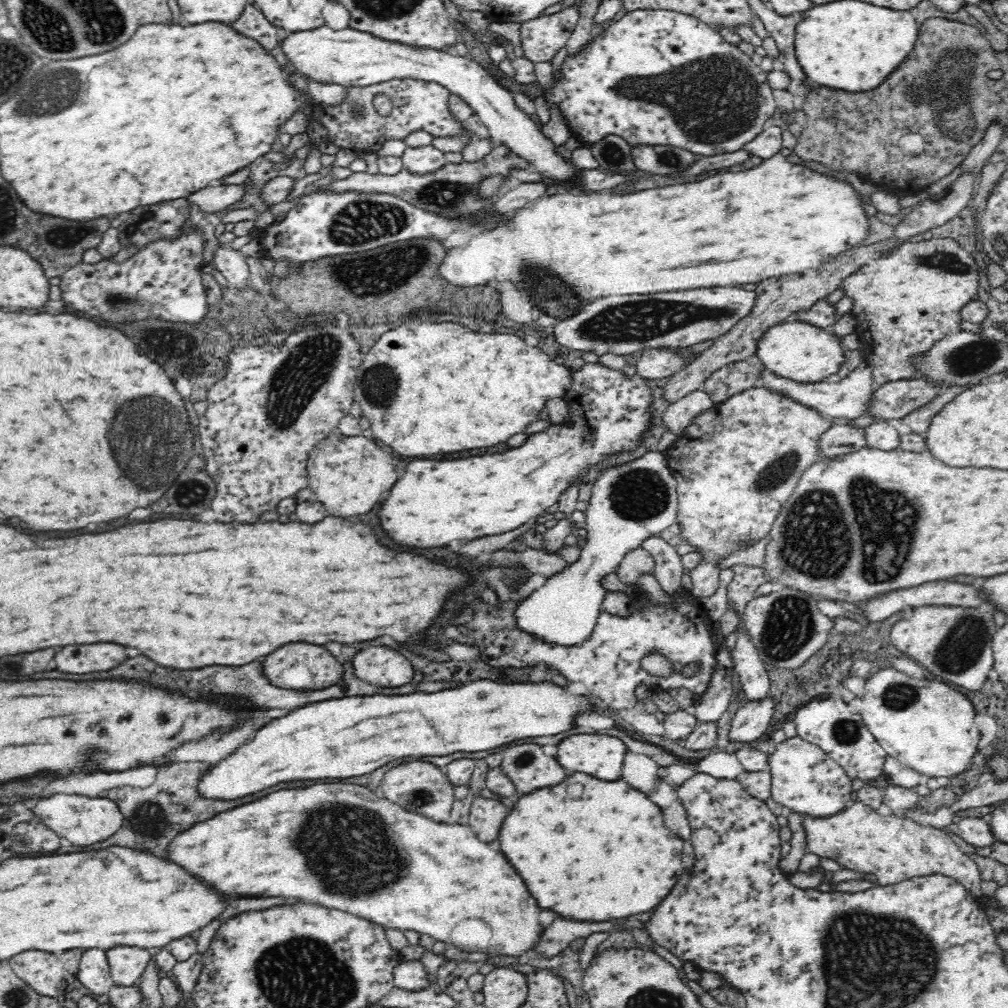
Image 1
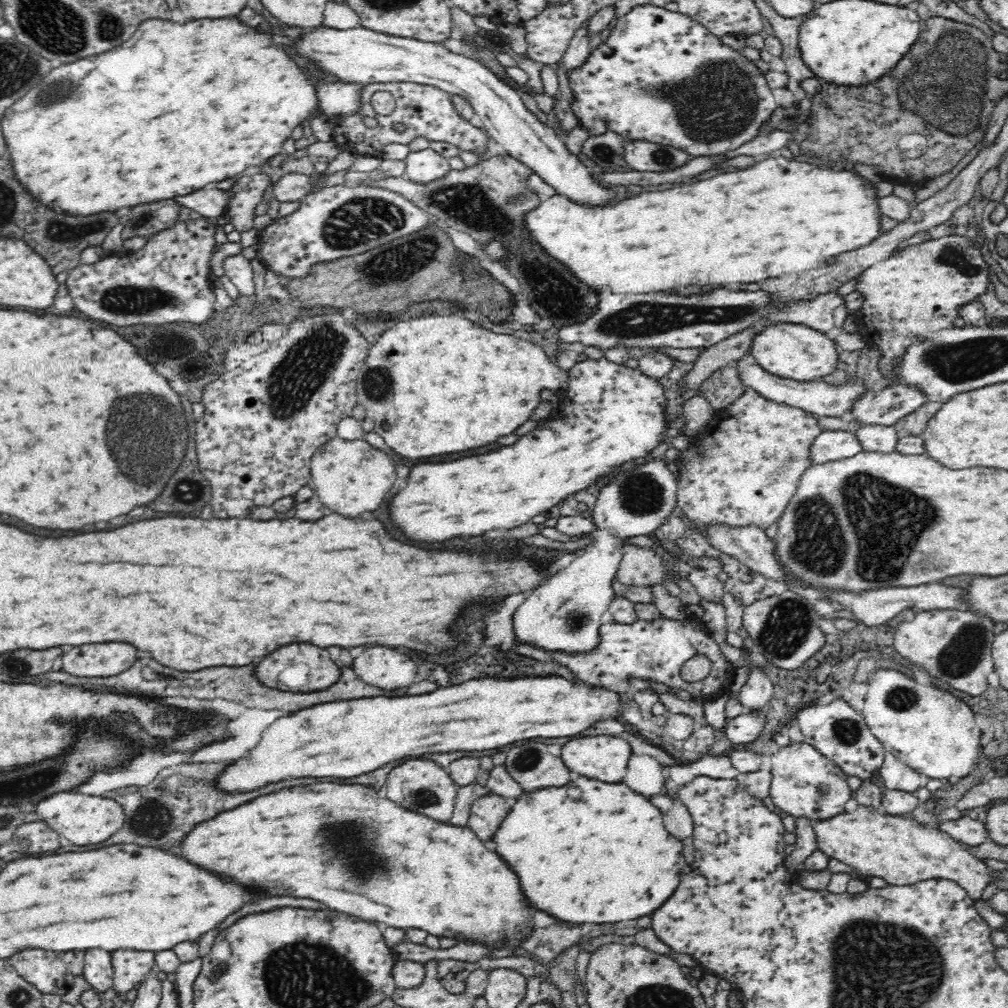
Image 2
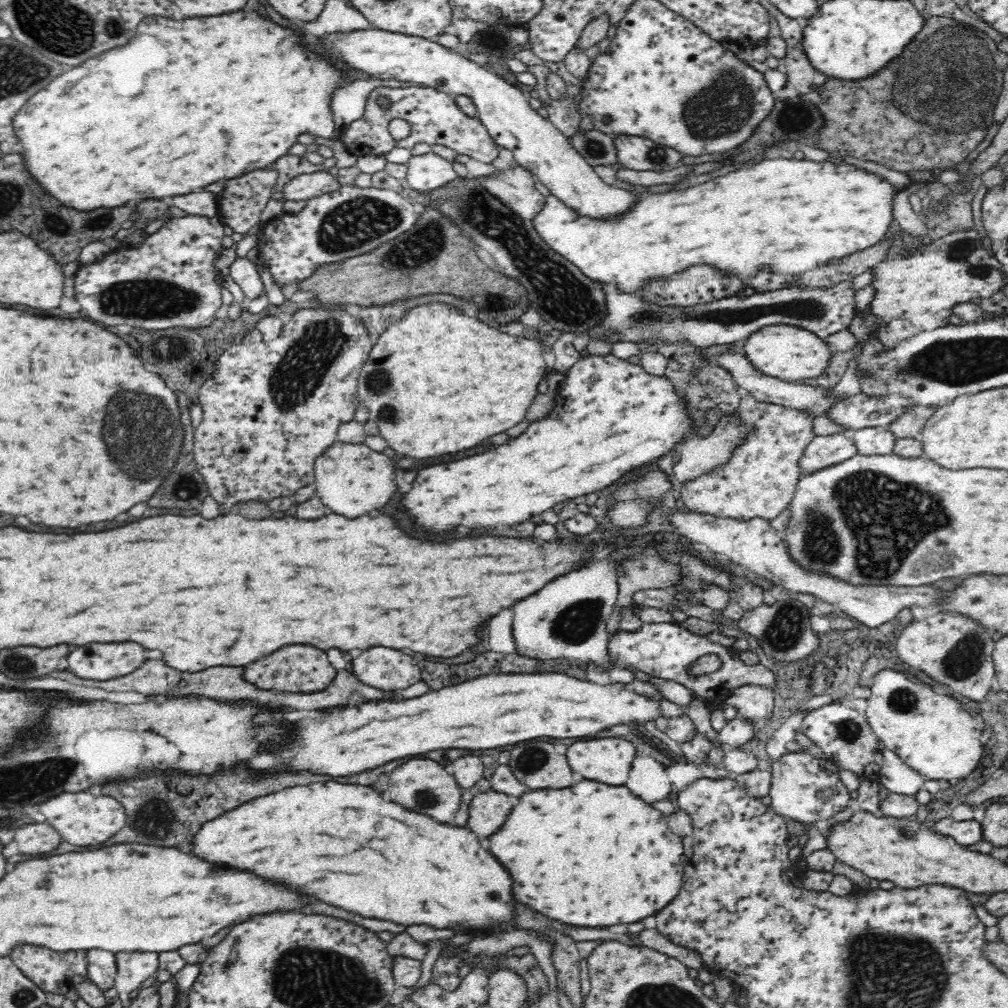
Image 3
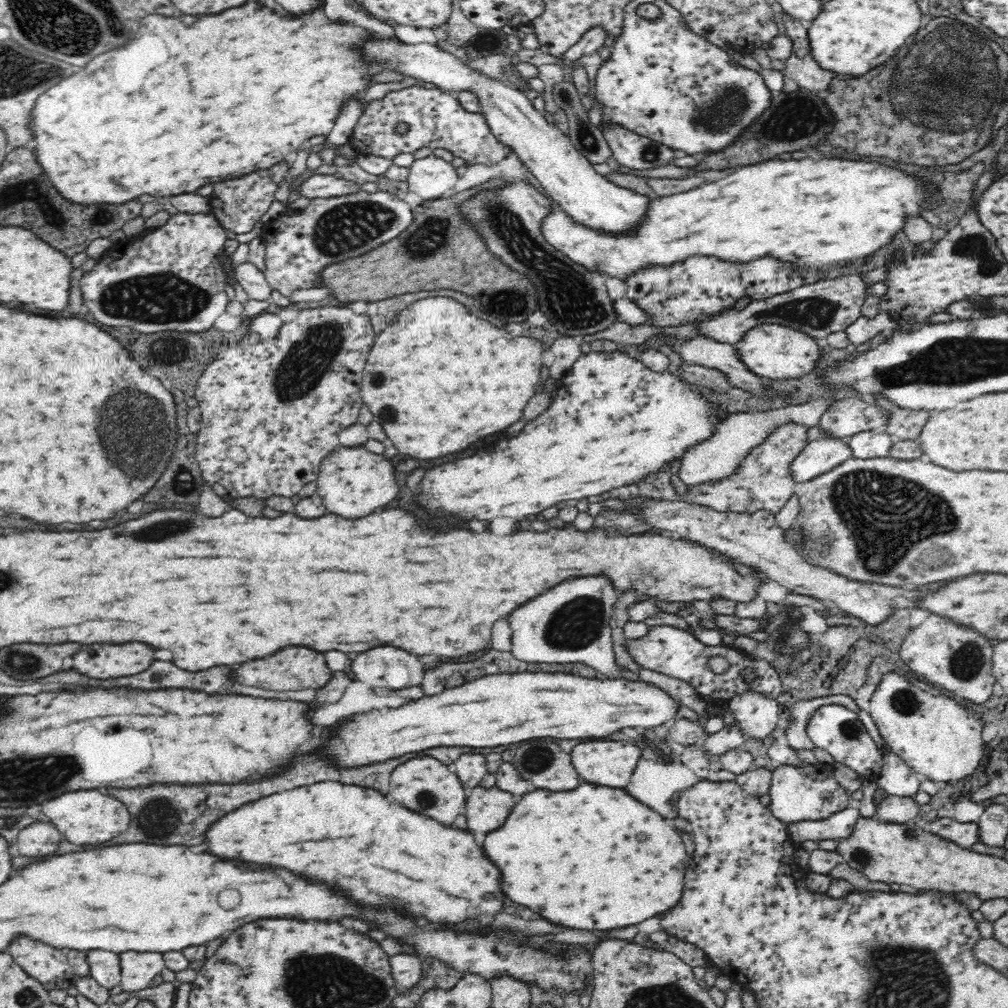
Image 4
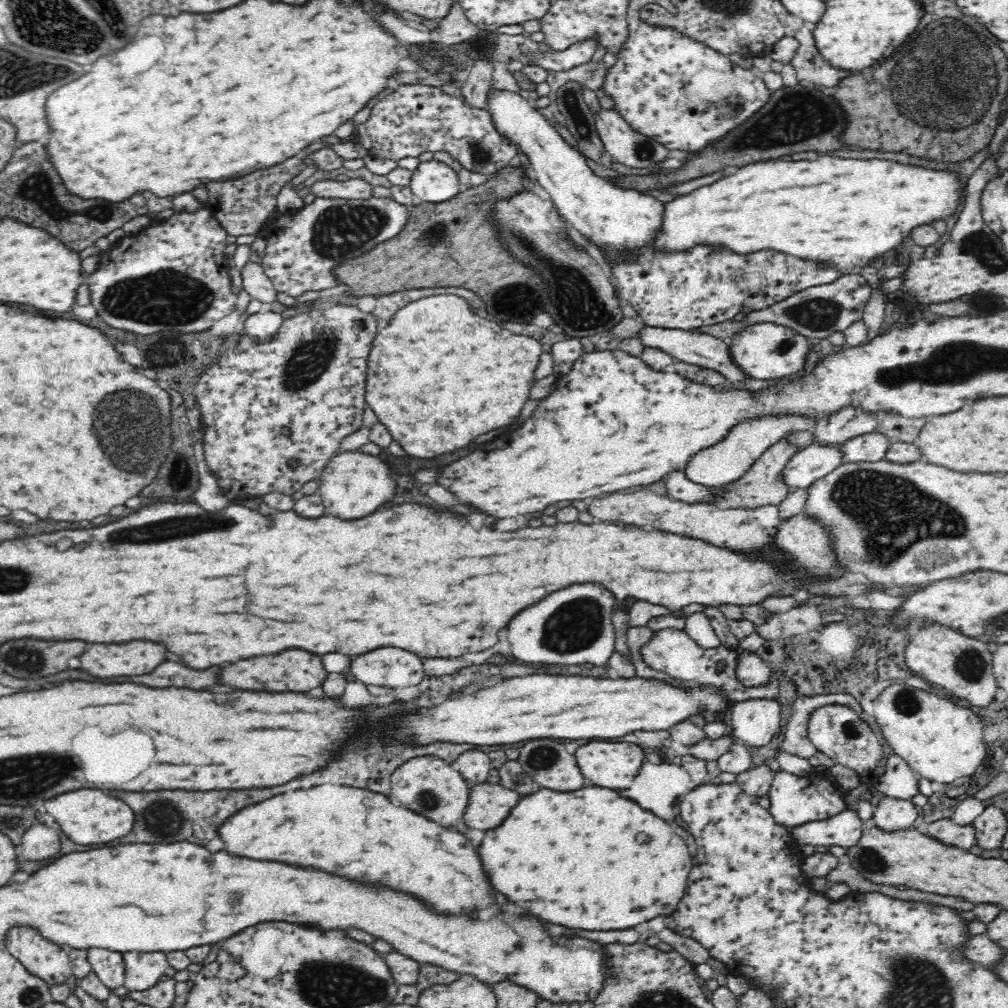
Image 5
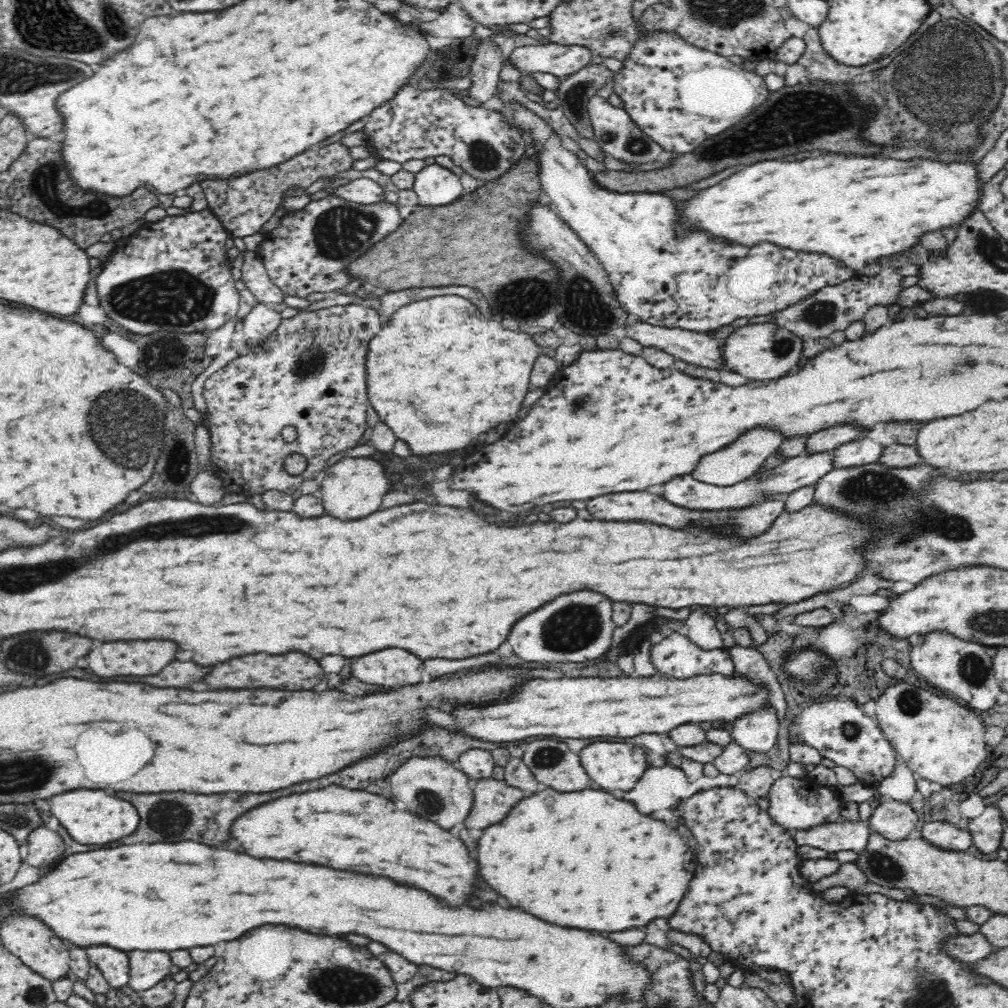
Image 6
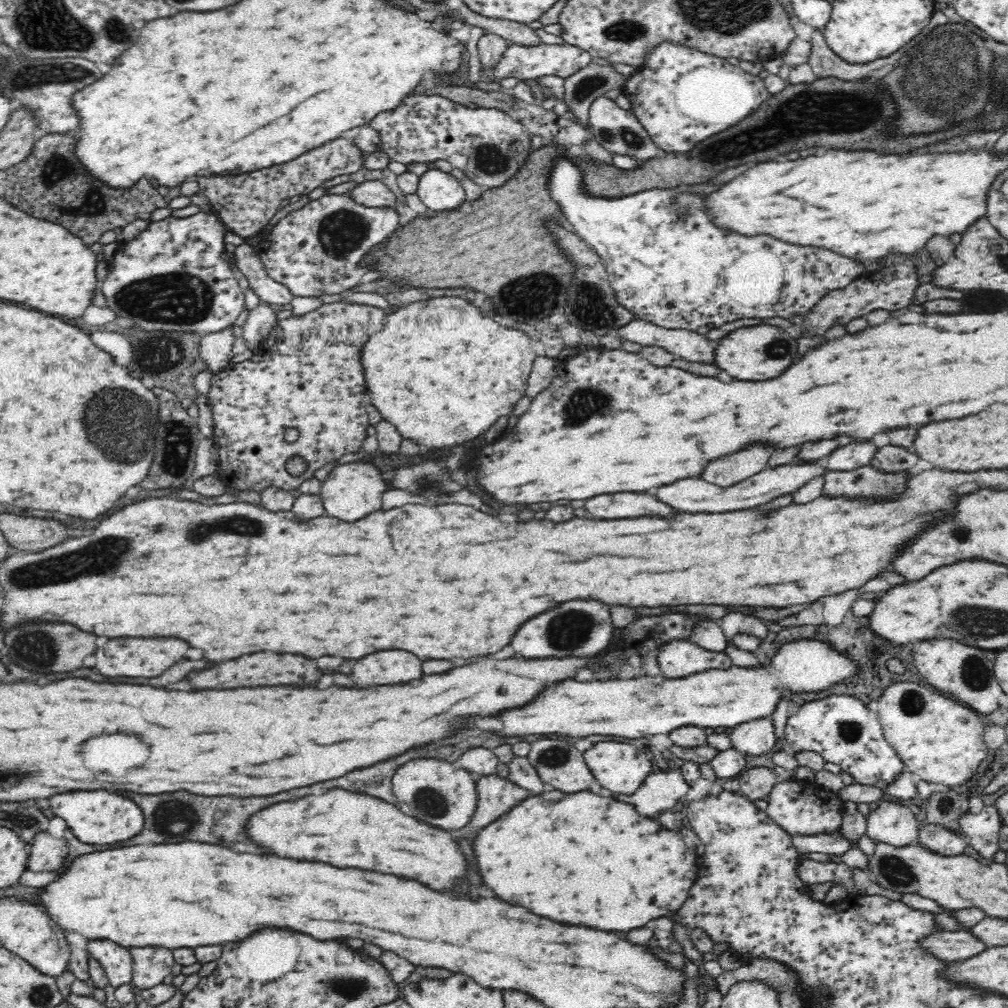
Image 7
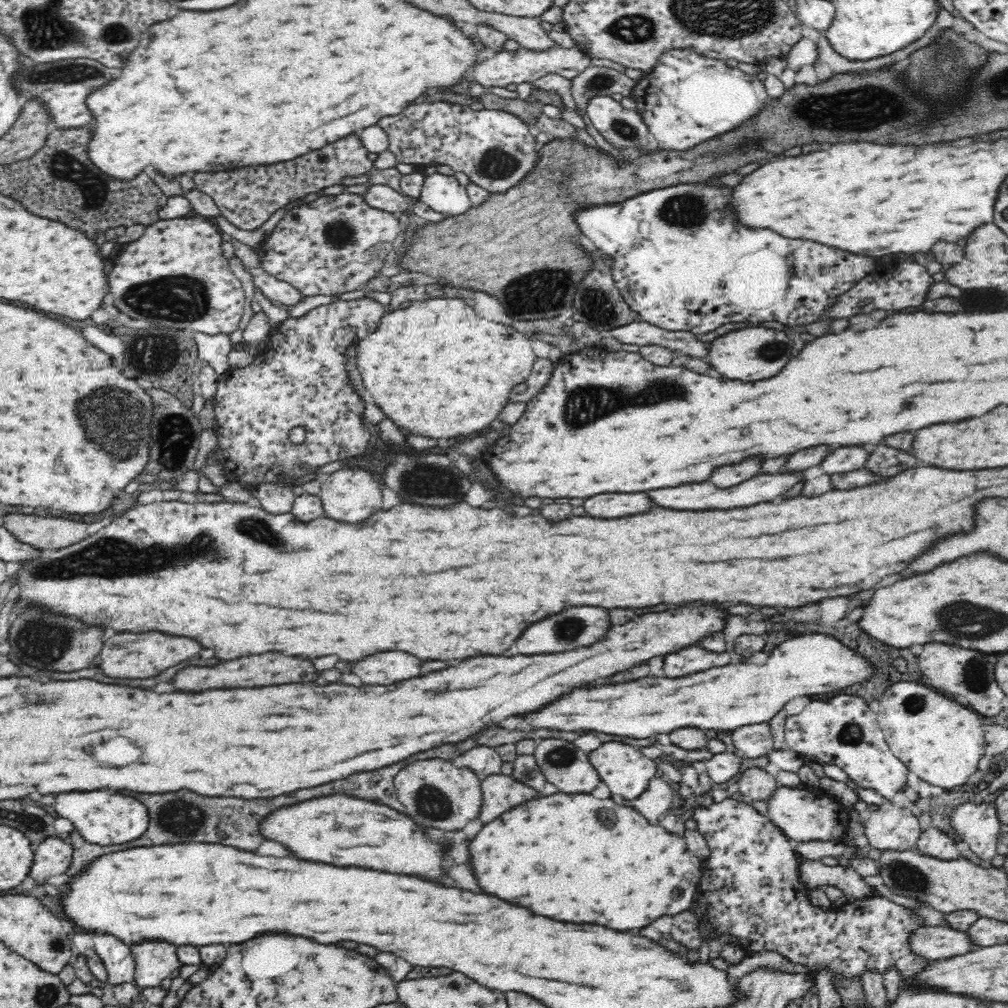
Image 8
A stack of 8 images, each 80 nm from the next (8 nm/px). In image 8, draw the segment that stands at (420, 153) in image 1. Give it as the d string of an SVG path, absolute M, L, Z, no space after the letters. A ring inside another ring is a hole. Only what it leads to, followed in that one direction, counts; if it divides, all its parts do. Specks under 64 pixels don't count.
M438 172L426 175L419 198L432 210L446 216L458 216L472 208L465 186L454 175L442 175Z

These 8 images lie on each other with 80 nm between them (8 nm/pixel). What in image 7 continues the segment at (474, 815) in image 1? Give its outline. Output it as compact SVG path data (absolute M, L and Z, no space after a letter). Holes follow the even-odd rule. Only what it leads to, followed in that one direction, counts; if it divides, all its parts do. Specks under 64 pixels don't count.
M494 774L488 778L480 778L478 790L480 794L475 816L461 830L462 837L467 837L472 828L484 828L486 824L494 822L504 812L508 812L510 808L514 808L516 804L520 804L522 800L530 798L533 794L530 790L510 782L508 778L500 778Z

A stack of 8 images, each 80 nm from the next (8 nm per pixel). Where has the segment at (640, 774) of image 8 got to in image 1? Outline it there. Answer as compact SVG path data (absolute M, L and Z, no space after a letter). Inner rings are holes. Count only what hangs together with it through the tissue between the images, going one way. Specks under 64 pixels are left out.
M578 734L560 744L558 758L566 770L616 782L622 778L626 750L626 743L616 736Z

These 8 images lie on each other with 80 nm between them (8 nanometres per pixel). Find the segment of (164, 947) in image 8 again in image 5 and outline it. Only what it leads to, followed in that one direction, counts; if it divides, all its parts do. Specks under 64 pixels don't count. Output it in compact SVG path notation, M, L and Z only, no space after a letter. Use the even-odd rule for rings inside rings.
M128 952L124 954L126 965L126 974L124 986L130 991L141 991L152 988L160 982L160 978L166 974L170 966L167 959L167 953L160 952Z

